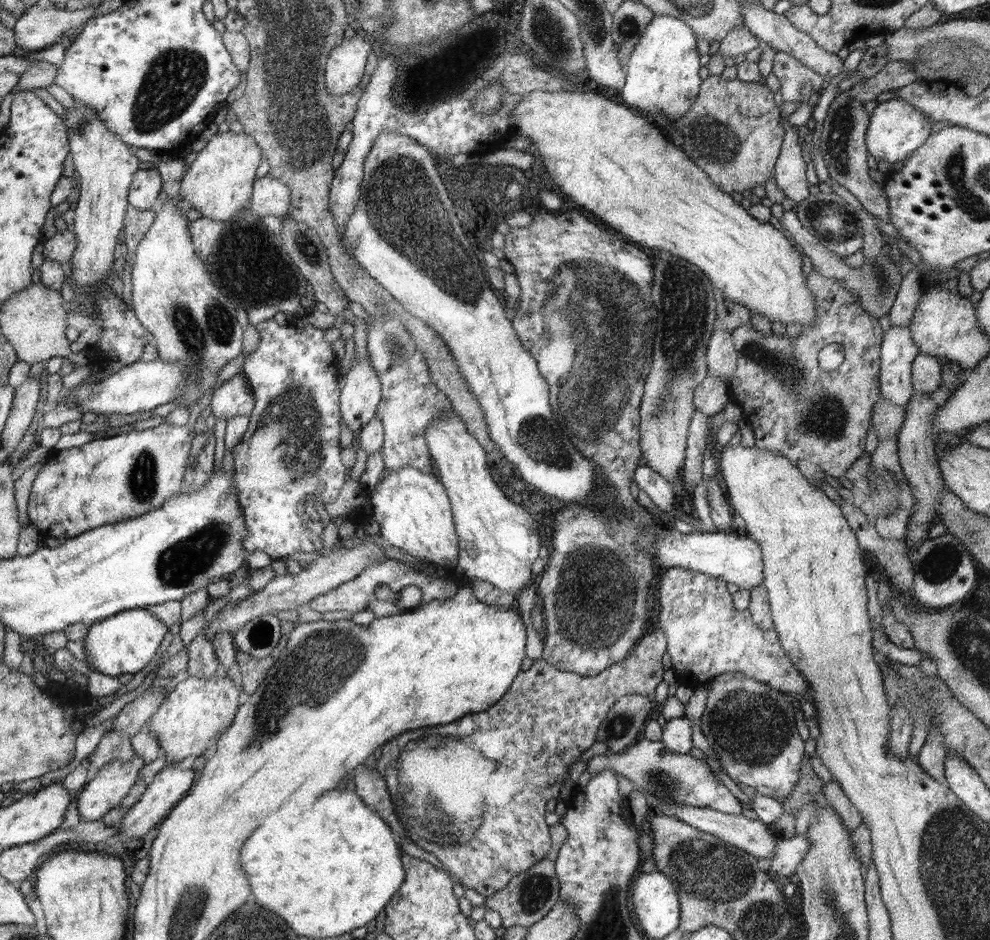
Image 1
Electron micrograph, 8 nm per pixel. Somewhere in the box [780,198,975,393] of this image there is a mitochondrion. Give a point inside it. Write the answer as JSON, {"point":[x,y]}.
{"point":[836,224]}

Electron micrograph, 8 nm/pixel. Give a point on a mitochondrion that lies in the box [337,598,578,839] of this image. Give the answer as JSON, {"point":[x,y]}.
{"point":[425,807]}

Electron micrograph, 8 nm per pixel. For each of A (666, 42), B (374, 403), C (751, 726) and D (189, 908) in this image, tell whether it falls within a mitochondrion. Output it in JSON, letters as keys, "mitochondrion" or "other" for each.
{"A":"other","B":"other","C":"mitochondrion","D":"mitochondrion"}

